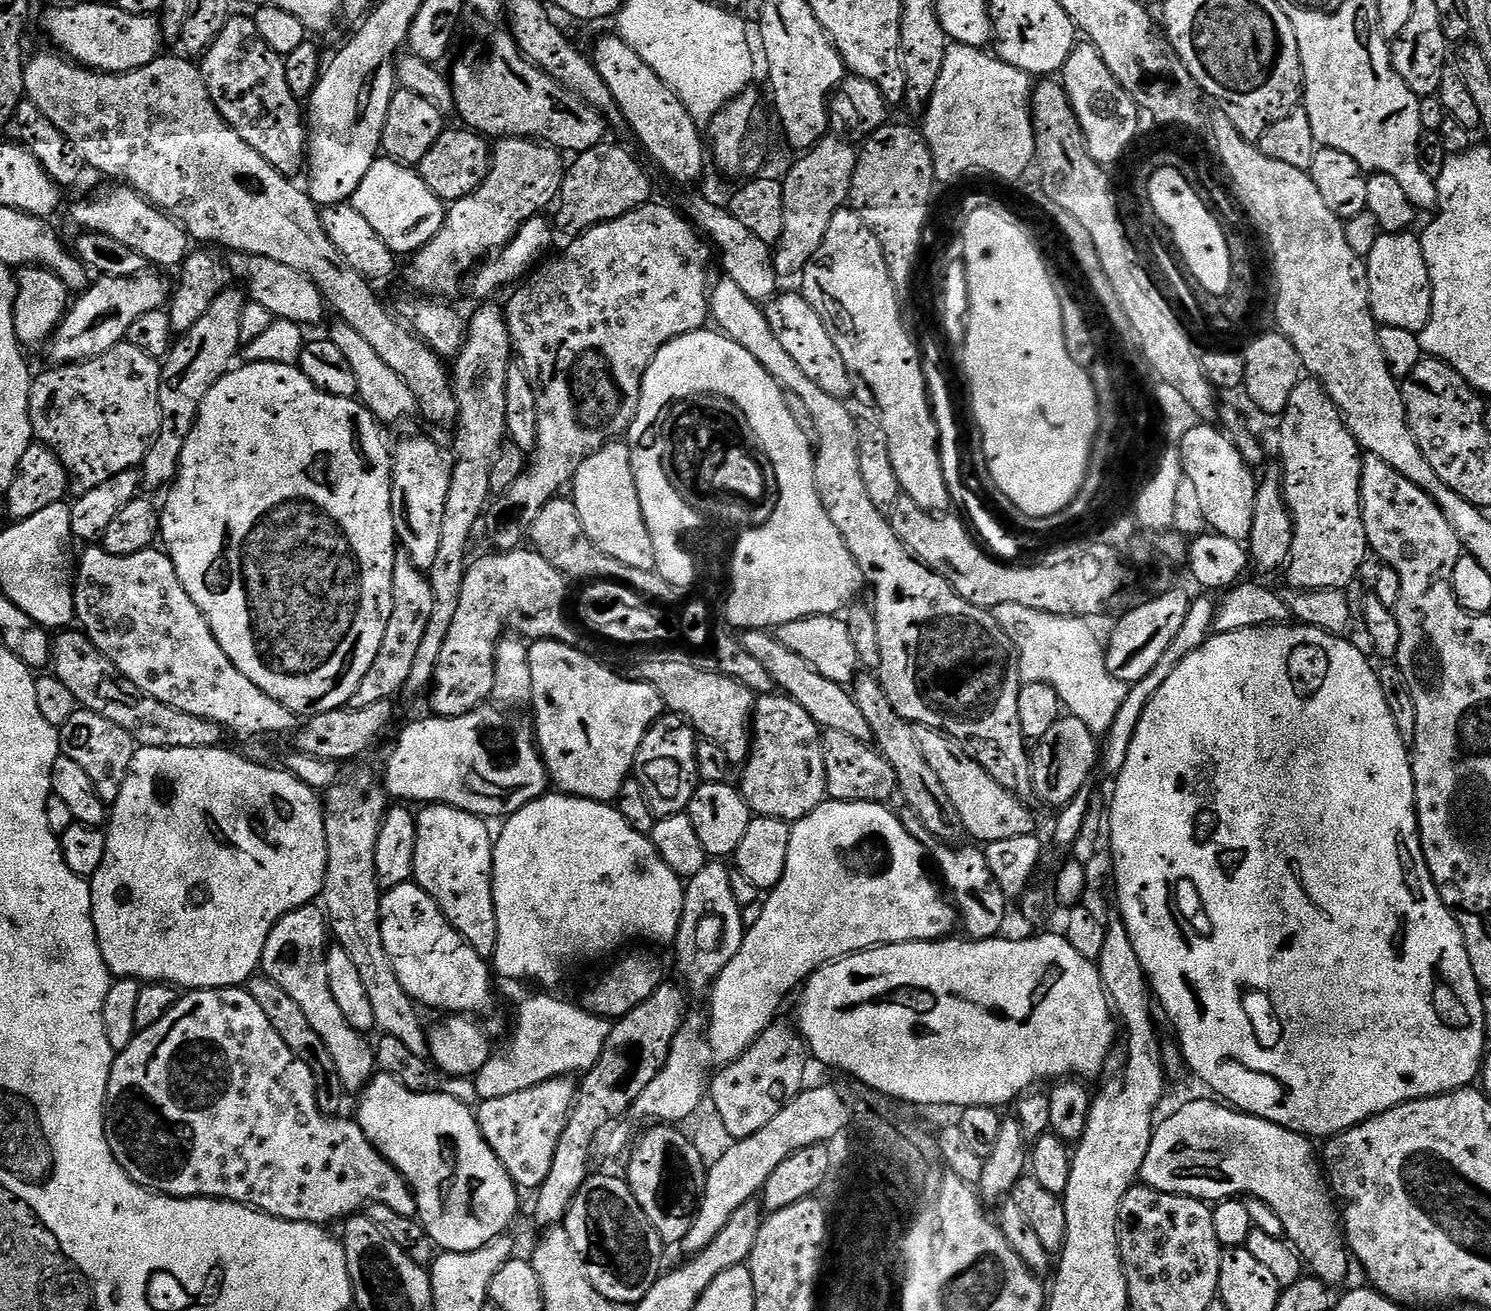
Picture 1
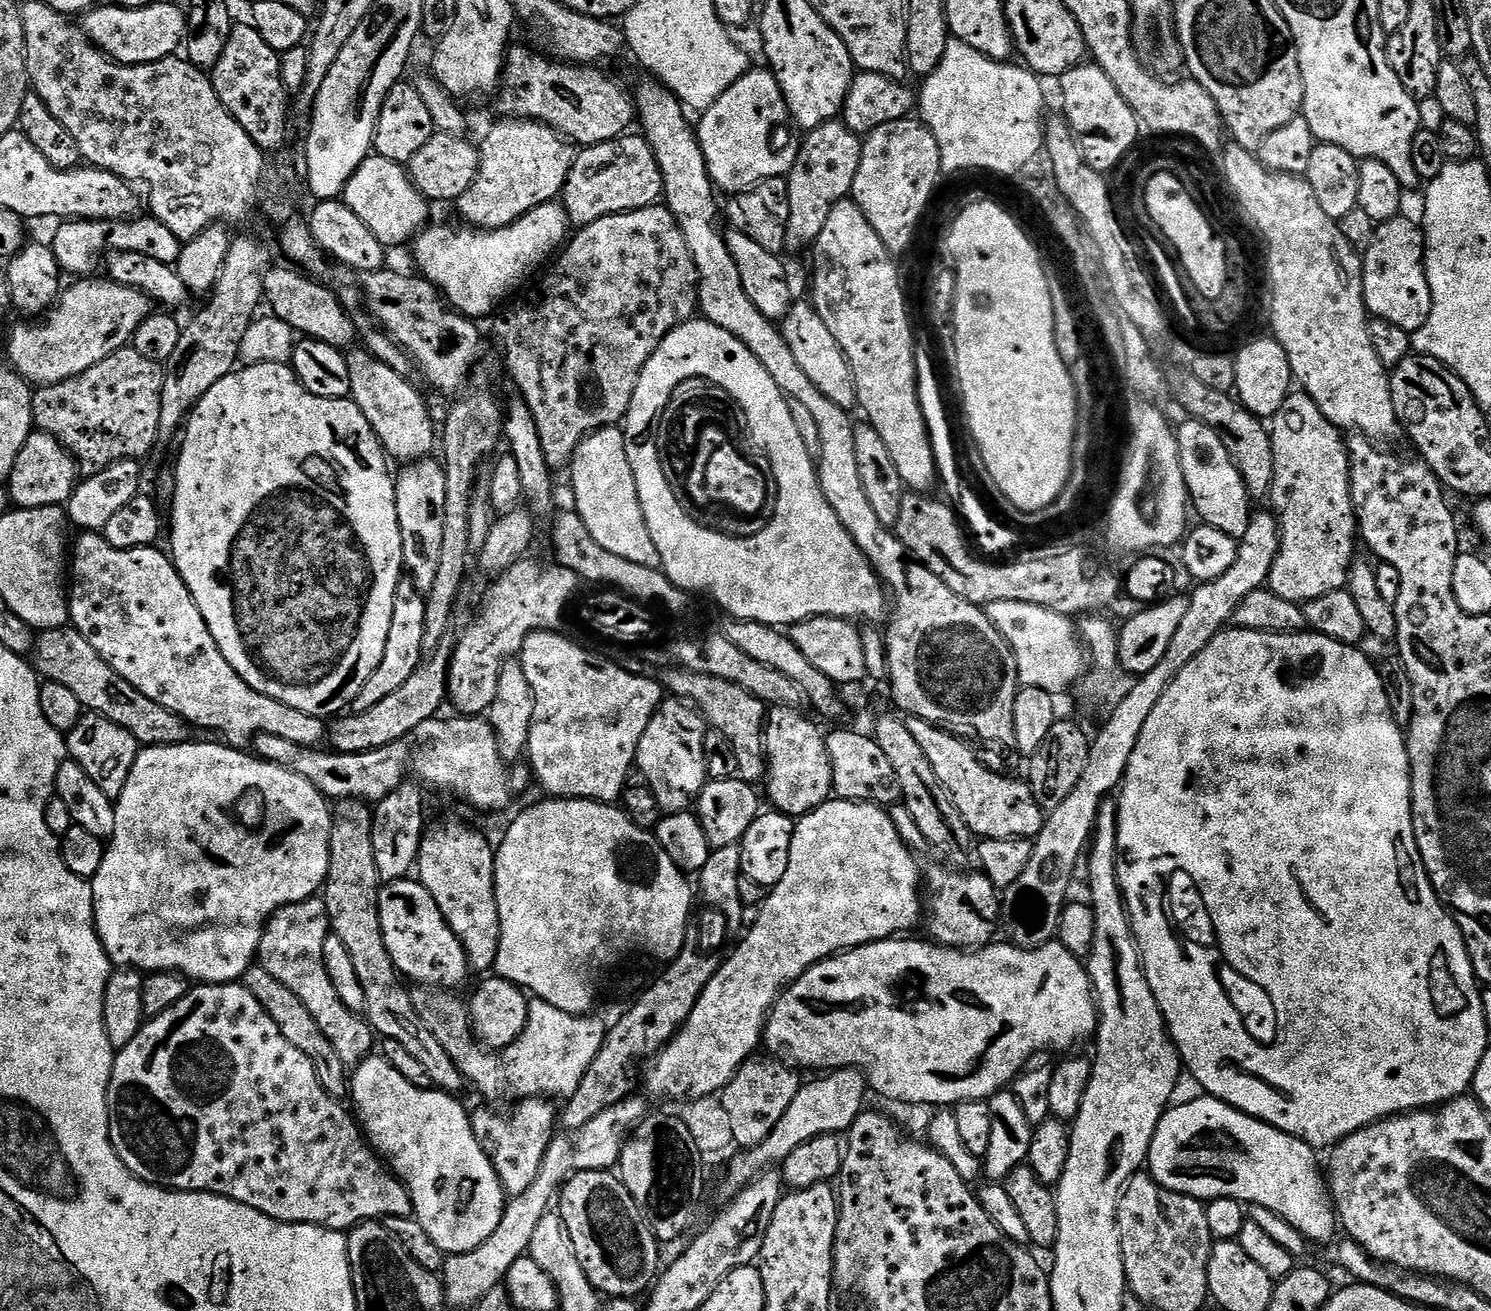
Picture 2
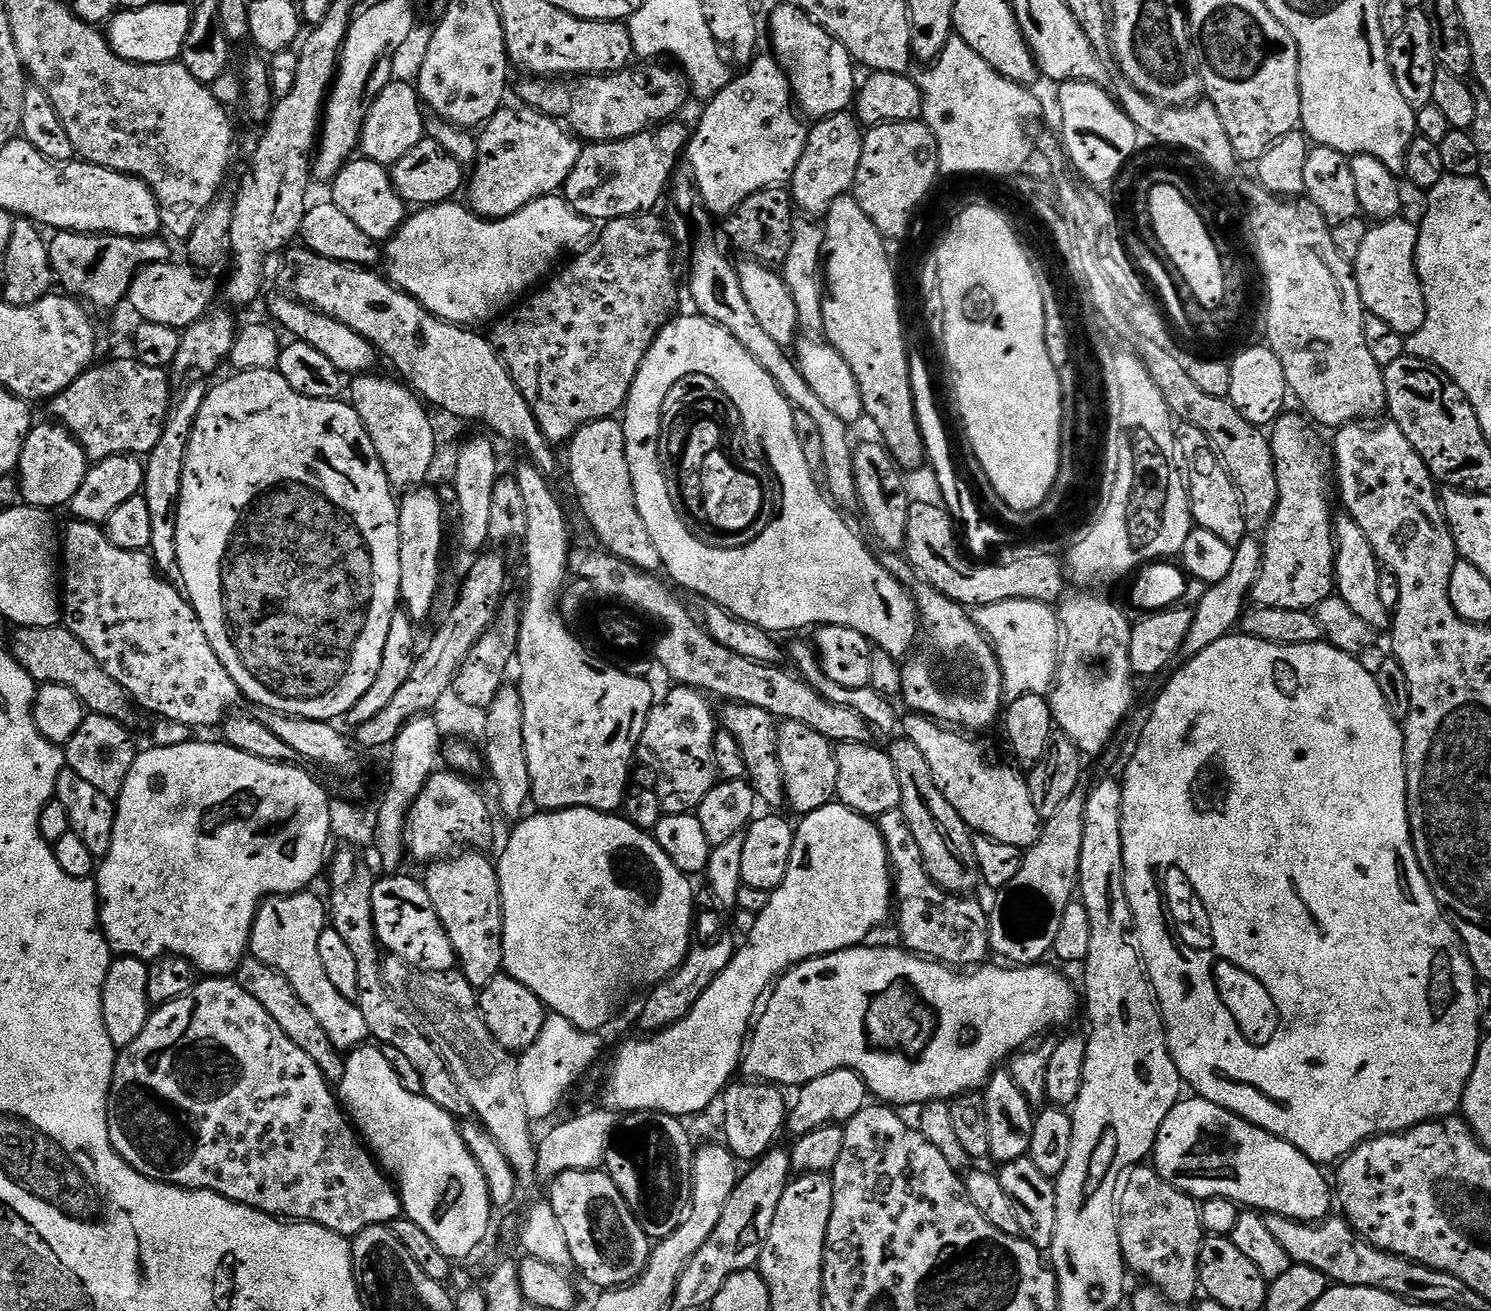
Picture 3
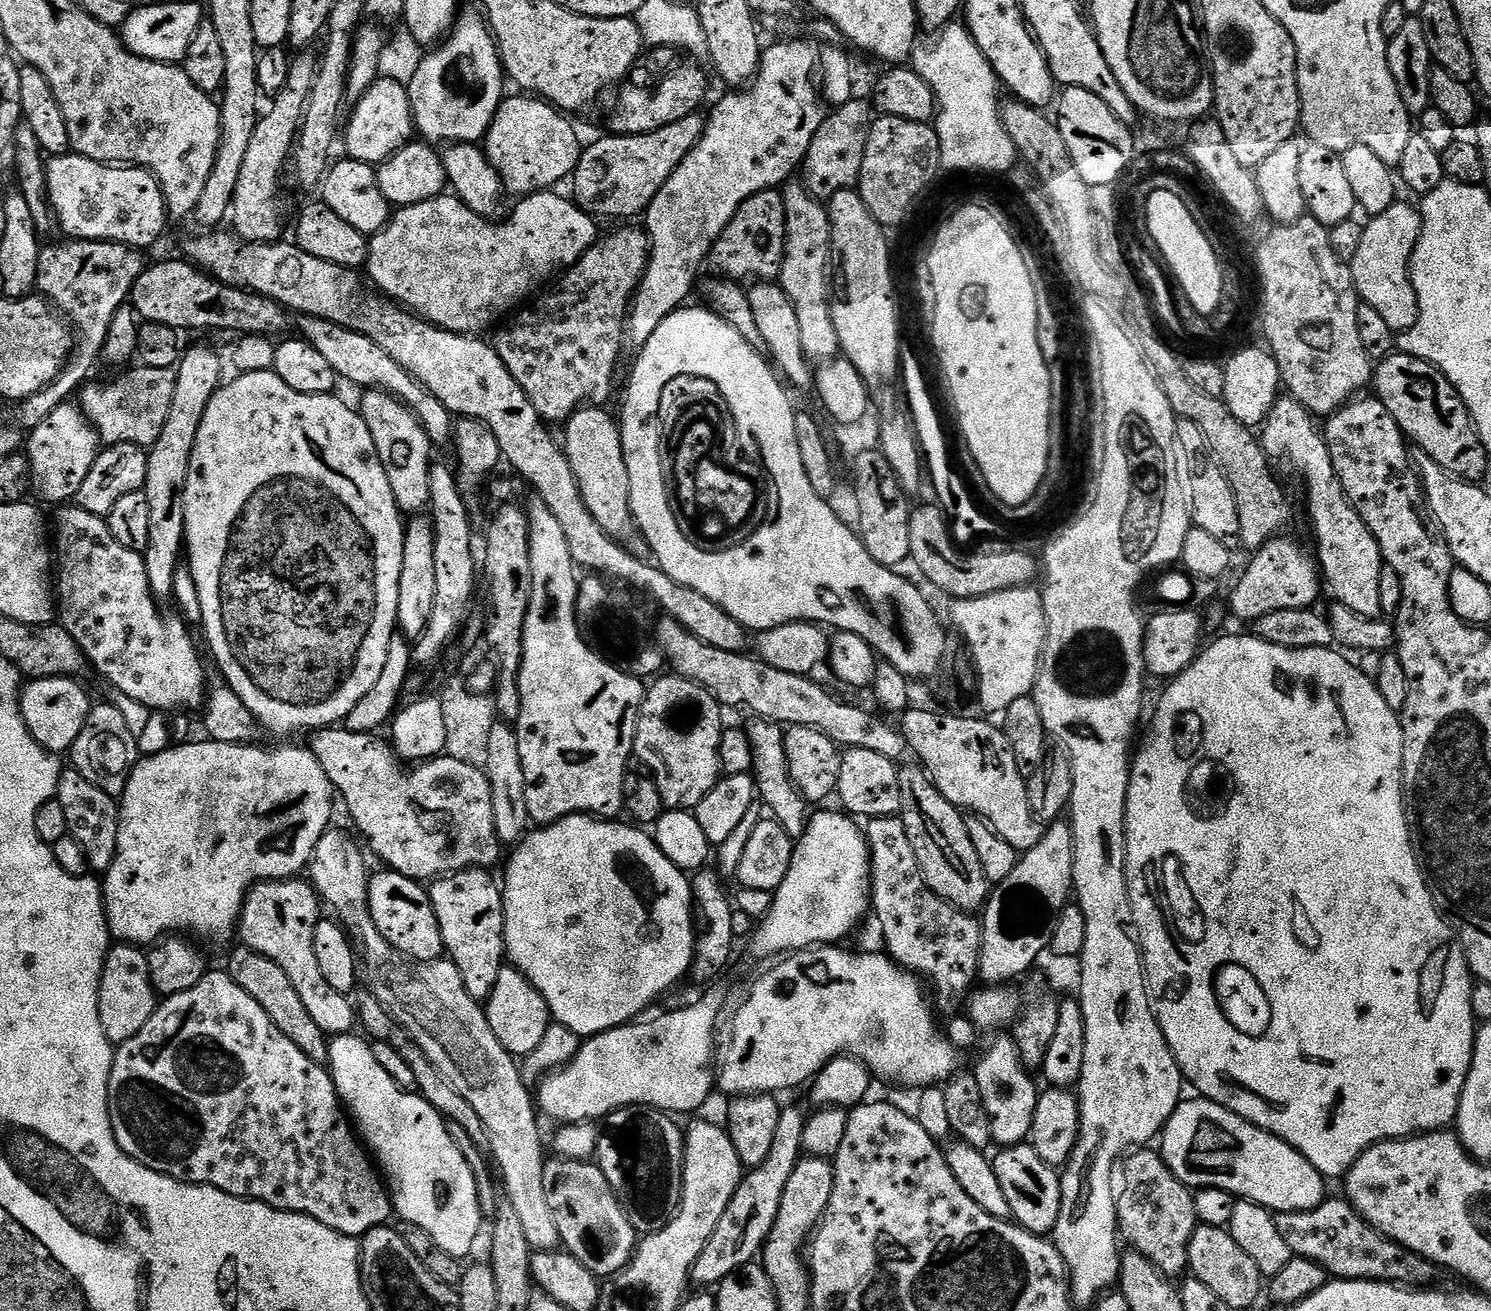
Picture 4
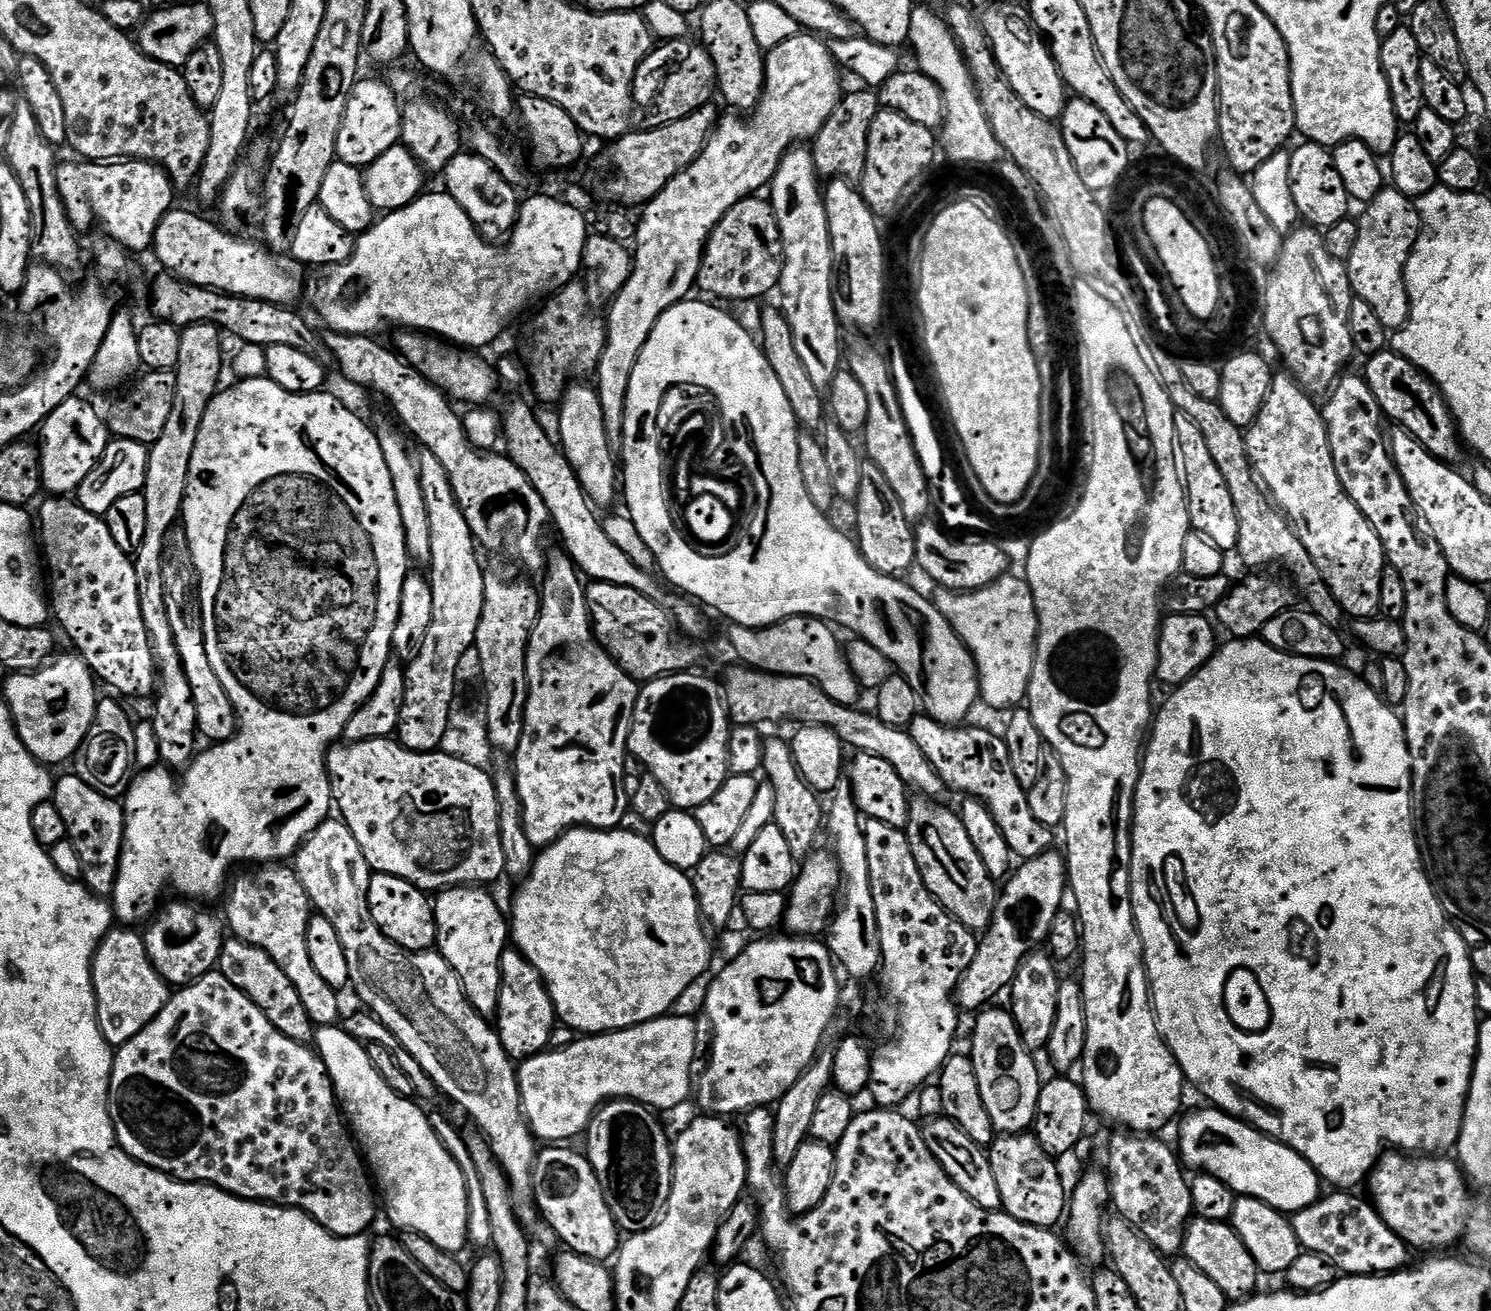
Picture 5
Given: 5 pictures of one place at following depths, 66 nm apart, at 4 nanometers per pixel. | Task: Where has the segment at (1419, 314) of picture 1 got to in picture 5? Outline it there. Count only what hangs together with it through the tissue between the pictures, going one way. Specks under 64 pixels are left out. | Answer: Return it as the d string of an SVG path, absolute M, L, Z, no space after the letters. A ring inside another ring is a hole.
M1386 186L1372 200L1367 201L1364 217L1359 217L1358 243L1354 246L1354 254L1346 261L1348 265L1348 277L1352 283L1352 291L1355 299L1362 302L1370 302L1370 306L1382 322L1390 330L1399 330L1410 318L1412 303L1406 290L1404 271L1406 262L1414 250L1414 246L1420 237L1420 211L1416 209L1413 197L1402 194L1394 186Z

